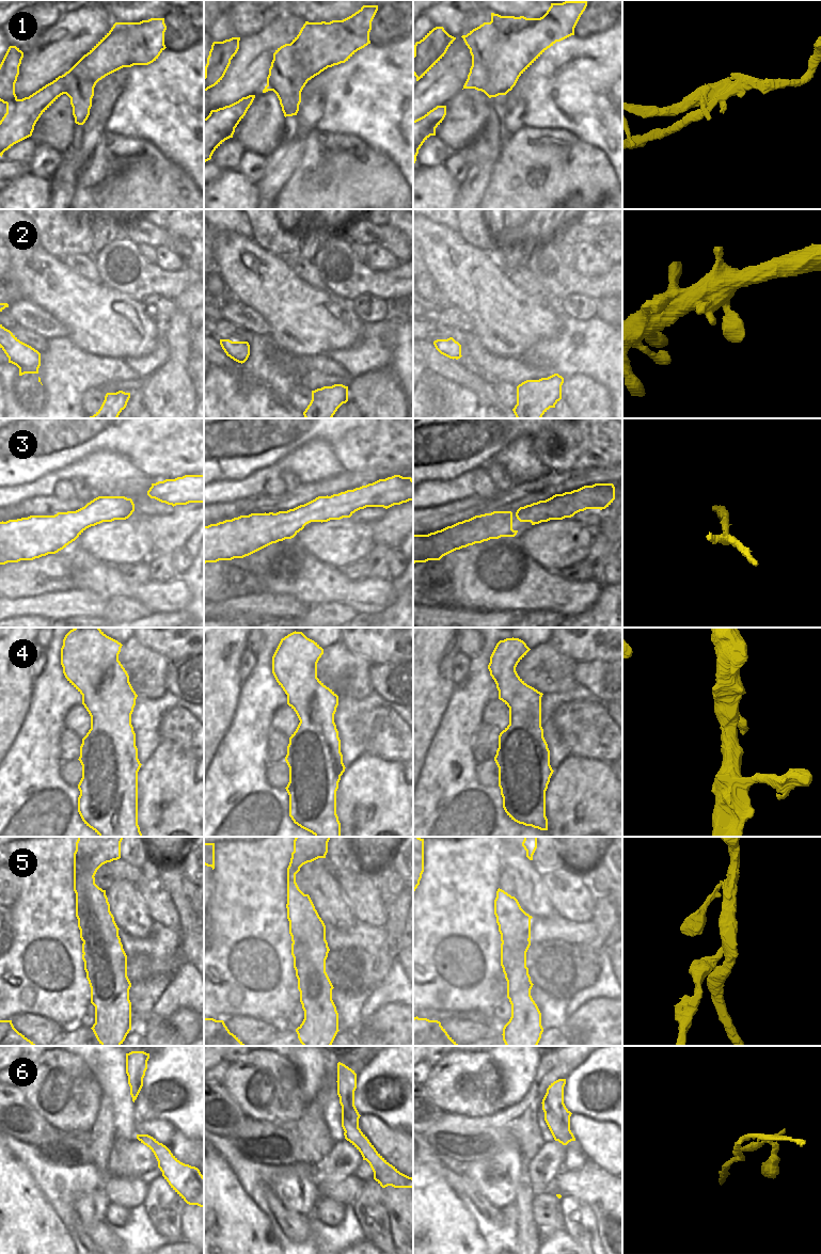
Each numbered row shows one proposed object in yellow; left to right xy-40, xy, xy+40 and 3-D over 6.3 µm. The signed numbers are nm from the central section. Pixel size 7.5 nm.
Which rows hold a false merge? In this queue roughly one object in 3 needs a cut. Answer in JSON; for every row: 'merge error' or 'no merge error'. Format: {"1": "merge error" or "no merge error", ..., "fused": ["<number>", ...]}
{"1": "merge error", "2": "no merge error", "3": "no merge error", "4": "no merge error", "5": "merge error", "6": "merge error", "fused": ["1", "5", "6"]}

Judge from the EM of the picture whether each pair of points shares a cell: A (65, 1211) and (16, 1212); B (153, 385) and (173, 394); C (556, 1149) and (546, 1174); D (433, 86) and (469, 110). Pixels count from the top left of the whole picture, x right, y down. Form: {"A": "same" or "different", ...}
{"A": "different", "B": "same", "C": "same", "D": "different"}

